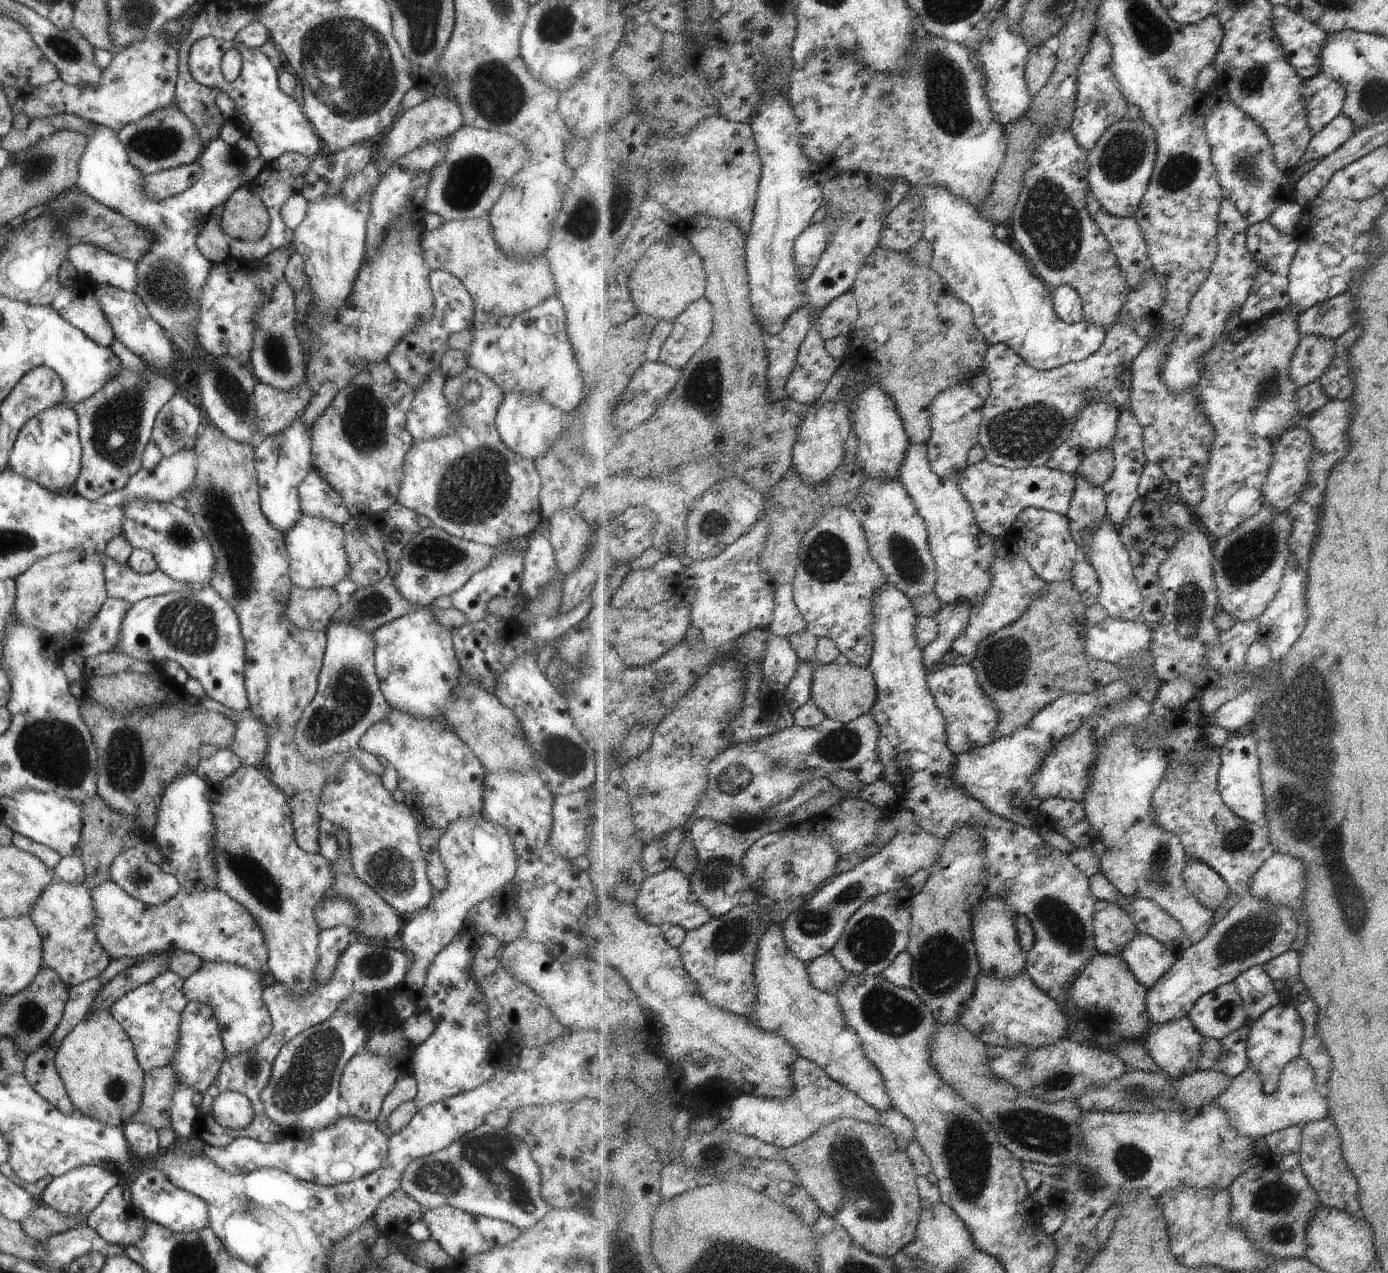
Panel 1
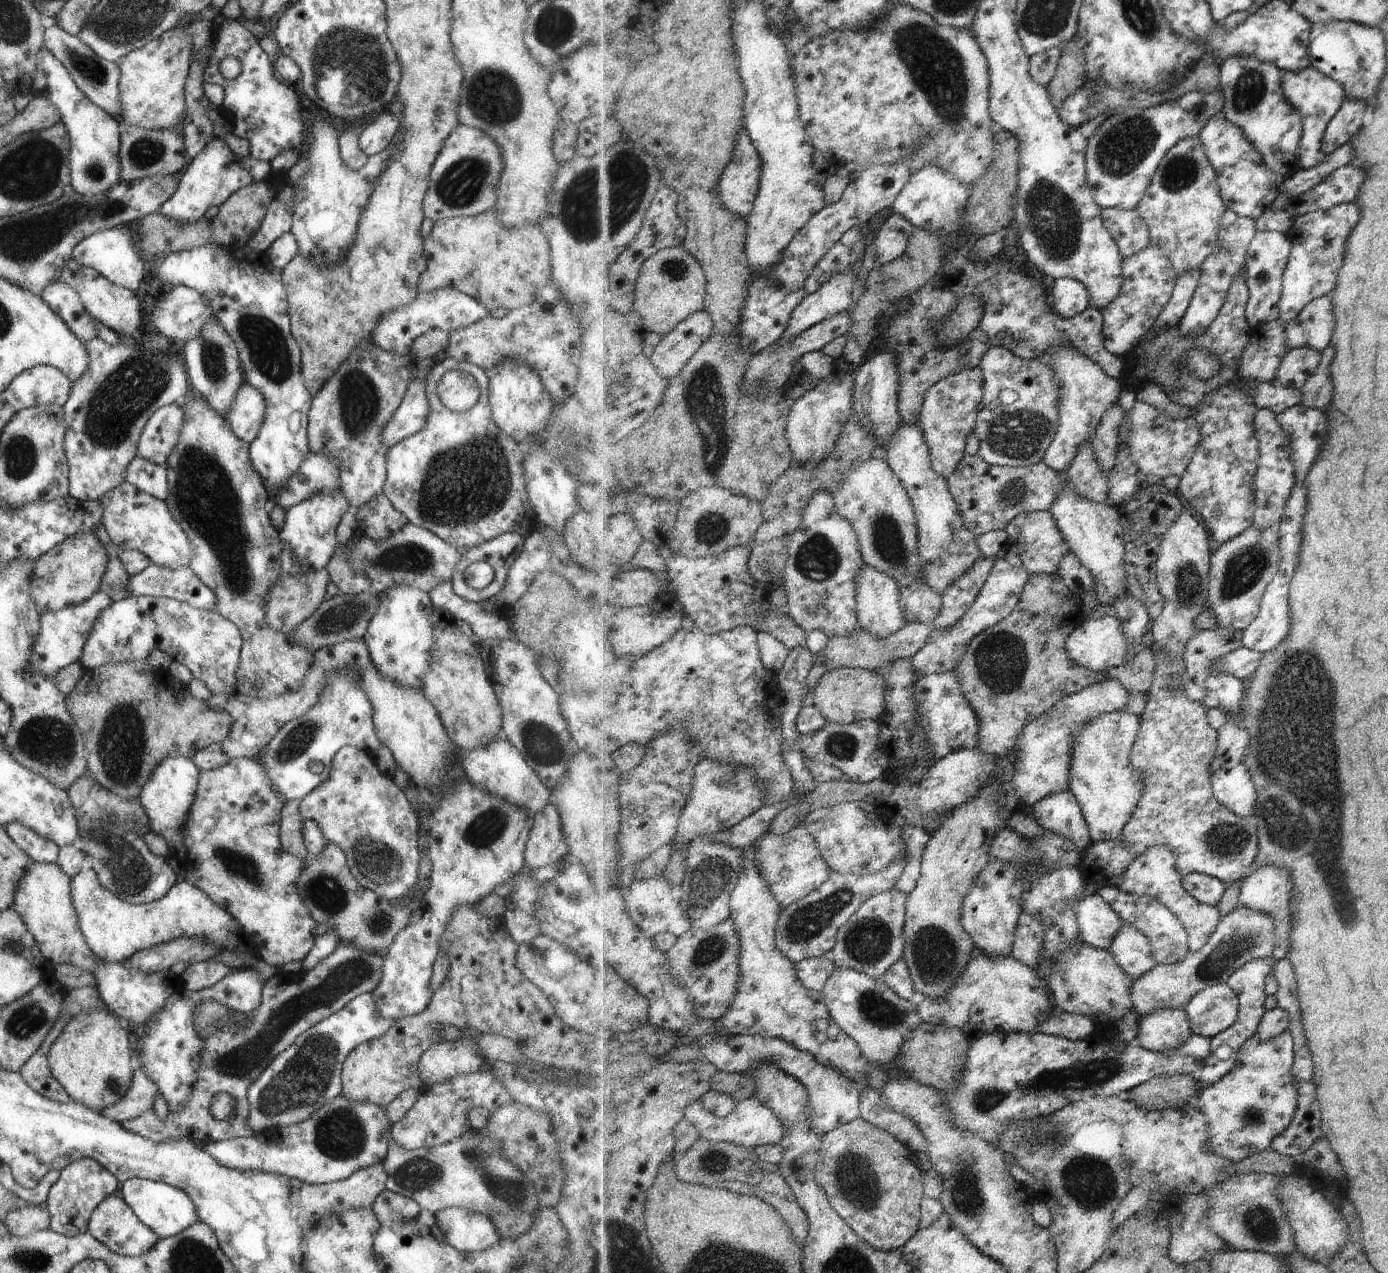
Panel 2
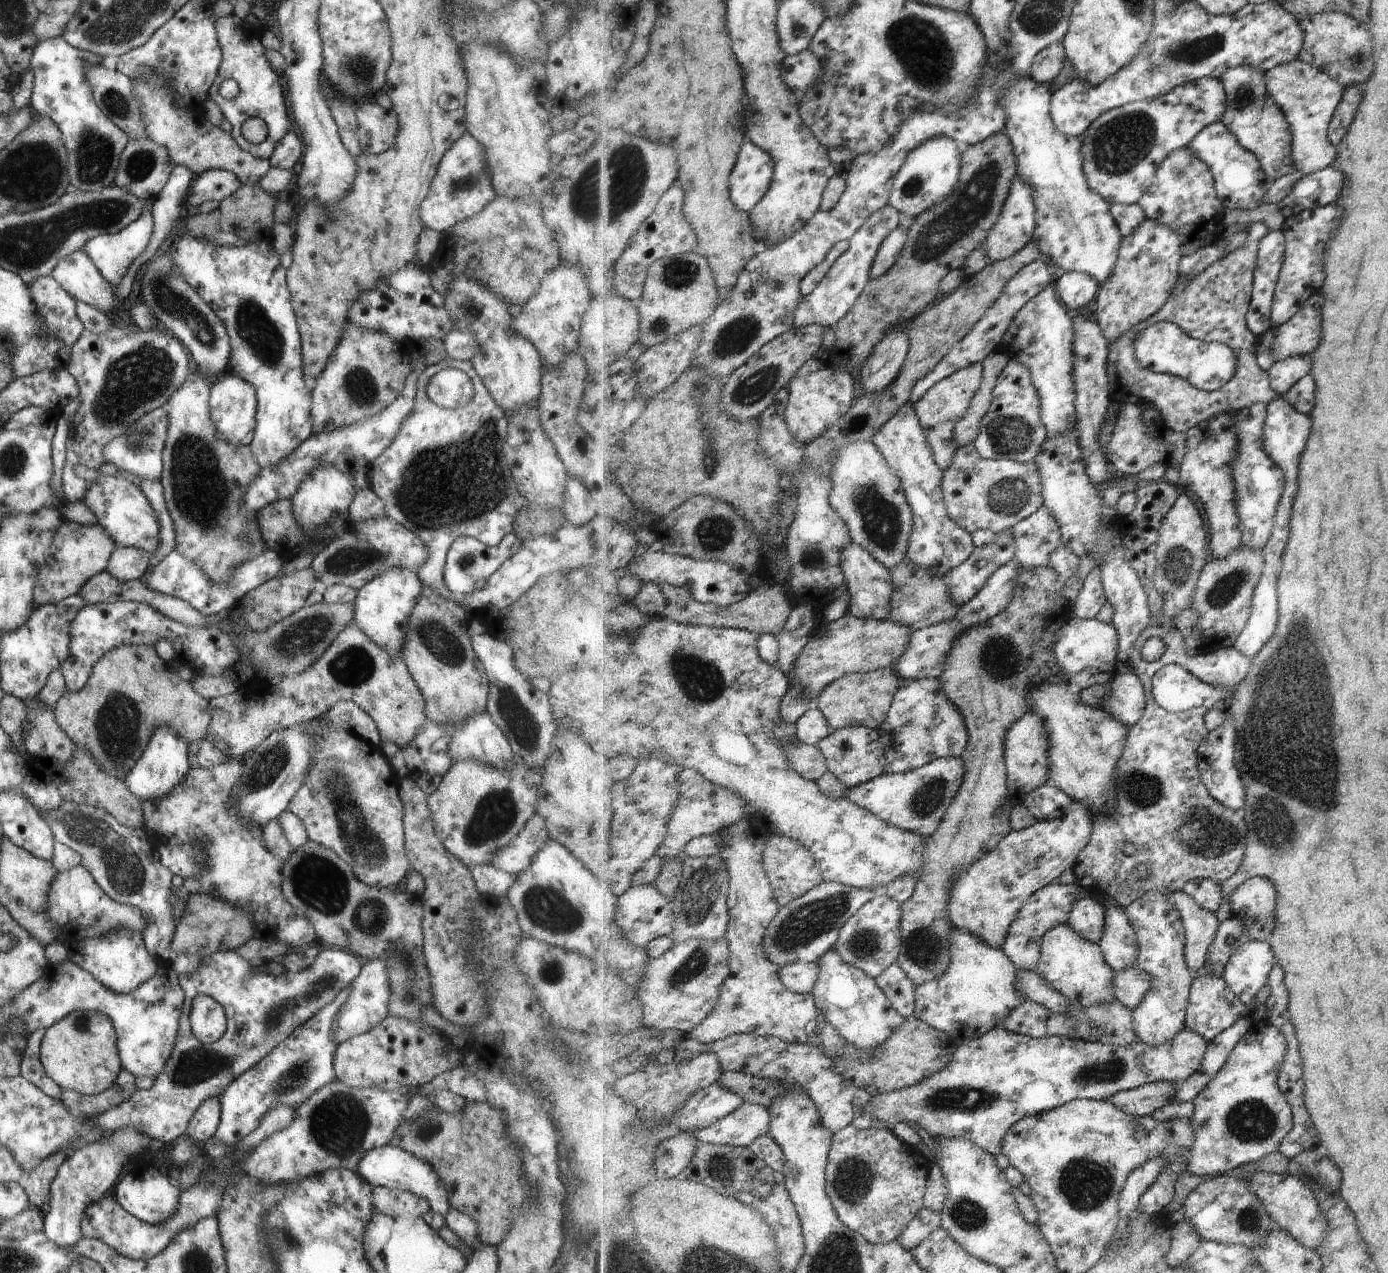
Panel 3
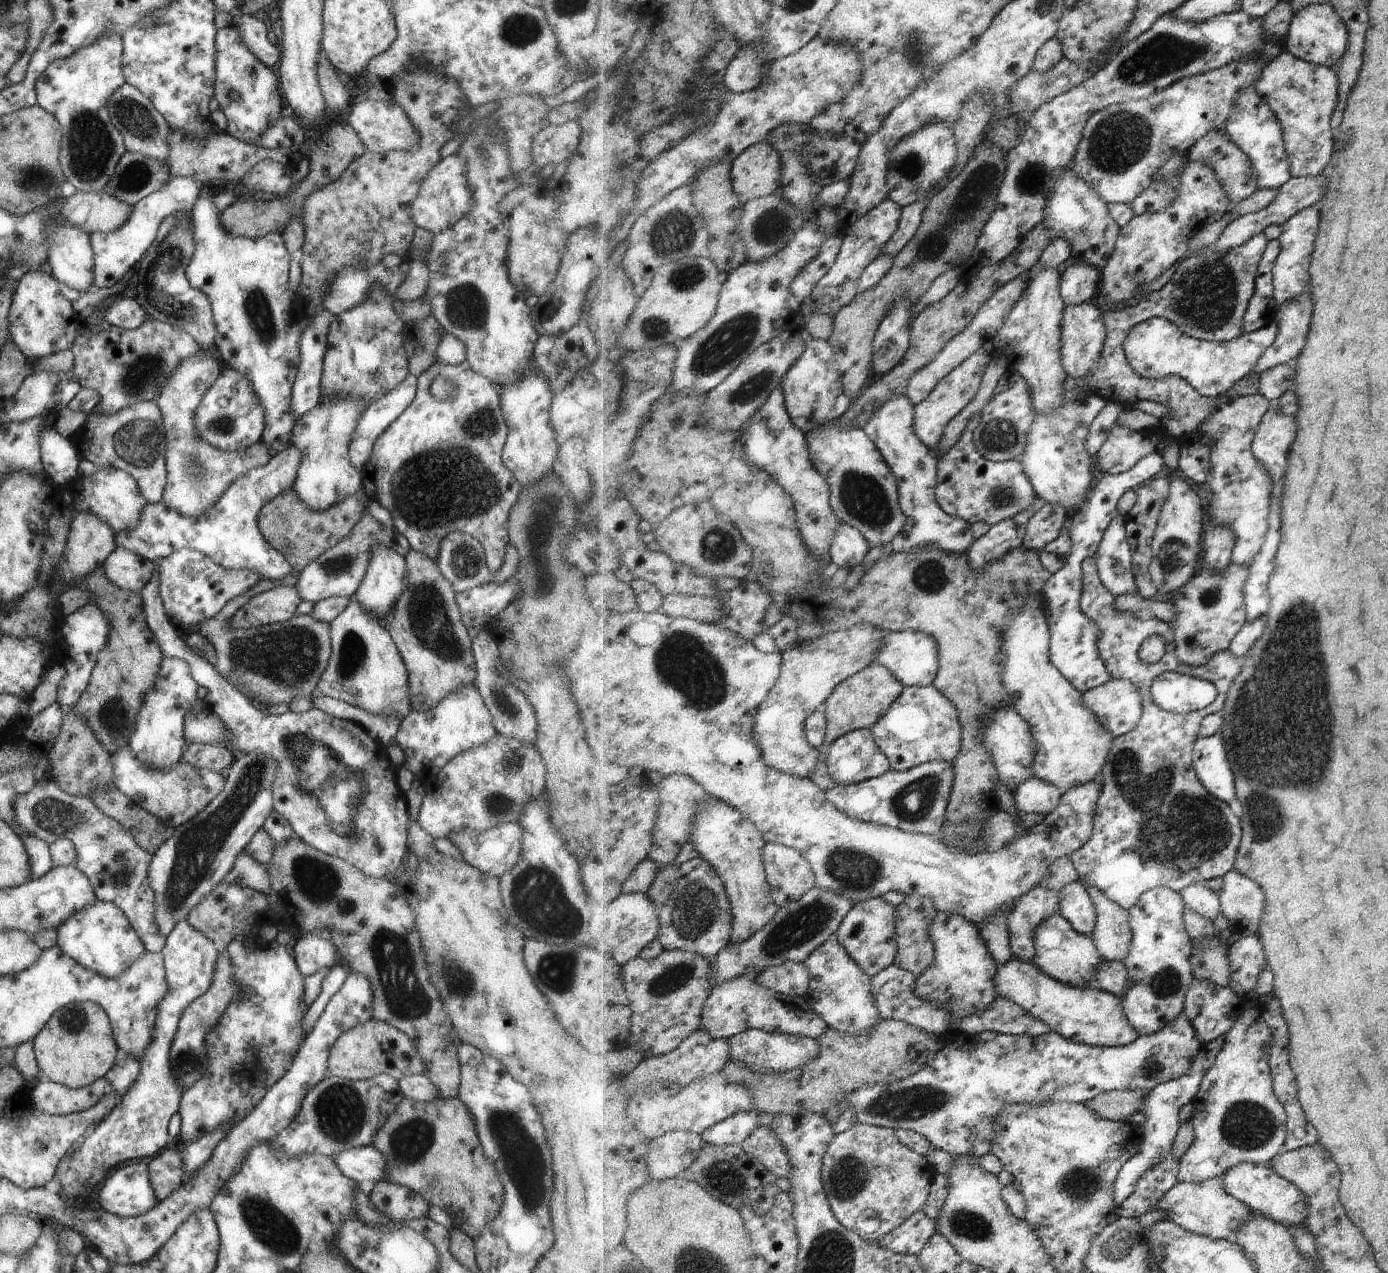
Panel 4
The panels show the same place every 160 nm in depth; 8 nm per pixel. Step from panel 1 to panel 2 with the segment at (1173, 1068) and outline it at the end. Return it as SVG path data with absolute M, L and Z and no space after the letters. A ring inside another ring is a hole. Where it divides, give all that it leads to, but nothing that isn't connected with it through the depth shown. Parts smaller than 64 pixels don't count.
M1162 1008L1141 1017L1138 1040L1143 1048L1165 1052L1183 1046L1193 1034L1188 1012L1184 1008Z

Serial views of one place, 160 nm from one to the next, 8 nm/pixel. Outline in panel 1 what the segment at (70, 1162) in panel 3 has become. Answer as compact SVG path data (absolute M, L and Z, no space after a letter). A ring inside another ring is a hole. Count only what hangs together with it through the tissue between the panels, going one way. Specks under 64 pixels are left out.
M95 1165L75 1167L65 1174L52 1177L51 1182L41 1191L39 1202L66 1215L89 1214L101 1202L103 1195L113 1186L124 1183L122 1176L103 1170Z

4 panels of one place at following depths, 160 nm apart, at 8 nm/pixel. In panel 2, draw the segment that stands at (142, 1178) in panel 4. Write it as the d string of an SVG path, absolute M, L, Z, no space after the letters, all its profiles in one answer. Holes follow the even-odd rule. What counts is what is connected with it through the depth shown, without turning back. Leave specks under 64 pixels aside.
M131 1177L119 1184L117 1194L131 1208L134 1215L158 1238L173 1236L190 1224L197 1222L198 1216L193 1201L183 1190L167 1183Z

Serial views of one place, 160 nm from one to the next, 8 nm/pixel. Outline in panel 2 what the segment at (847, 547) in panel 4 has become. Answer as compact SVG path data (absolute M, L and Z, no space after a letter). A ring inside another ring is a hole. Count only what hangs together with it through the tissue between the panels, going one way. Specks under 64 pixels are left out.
M865 564L864 568L858 573L857 582L856 599L858 605L856 609L863 629L886 639L888 636L899 632L908 623L900 604L900 584L893 577Z

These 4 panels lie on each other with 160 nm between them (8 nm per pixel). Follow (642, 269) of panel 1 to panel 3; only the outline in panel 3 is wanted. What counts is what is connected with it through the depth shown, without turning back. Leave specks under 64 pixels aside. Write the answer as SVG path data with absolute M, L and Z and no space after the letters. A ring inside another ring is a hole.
M695 252L663 257L654 262L649 269L643 291L643 296L636 304L640 314L639 338L647 349L693 325L705 324L721 301L710 262Z

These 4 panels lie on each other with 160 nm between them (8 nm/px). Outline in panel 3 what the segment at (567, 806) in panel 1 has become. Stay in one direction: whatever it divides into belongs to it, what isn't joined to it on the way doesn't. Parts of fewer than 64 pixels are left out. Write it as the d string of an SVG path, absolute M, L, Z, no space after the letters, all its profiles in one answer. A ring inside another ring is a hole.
M535 812L504 847L495 851L487 864L503 872L516 874L531 864L535 853L547 840L548 832L544 818Z

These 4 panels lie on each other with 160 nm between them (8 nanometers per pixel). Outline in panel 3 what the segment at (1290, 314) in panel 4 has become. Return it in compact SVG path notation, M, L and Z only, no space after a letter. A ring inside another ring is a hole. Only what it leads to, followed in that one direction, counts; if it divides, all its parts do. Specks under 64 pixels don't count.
M1319 294L1317 304L1311 298L1309 302L1288 323L1275 329L1276 342L1274 355L1278 360L1311 354L1319 348L1323 338L1323 314L1321 308L1325 298Z

